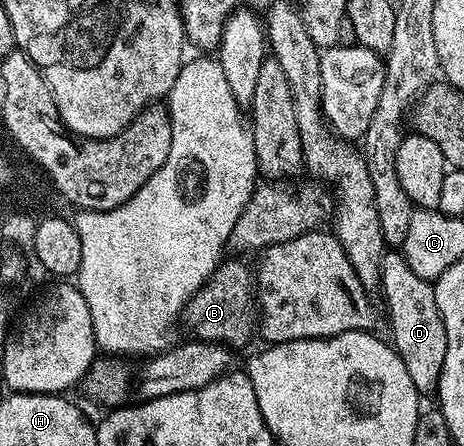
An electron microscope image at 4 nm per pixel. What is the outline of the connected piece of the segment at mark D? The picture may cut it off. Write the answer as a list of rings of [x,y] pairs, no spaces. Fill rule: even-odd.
[[[389,251],[381,259],[380,296],[385,296],[389,308],[389,329],[393,332],[391,344],[396,349],[411,383],[415,383],[418,394],[436,394],[439,375],[443,371],[443,358],[447,355],[447,331],[439,315],[433,285],[419,279],[411,267],[407,267],[404,256],[397,251]]]

